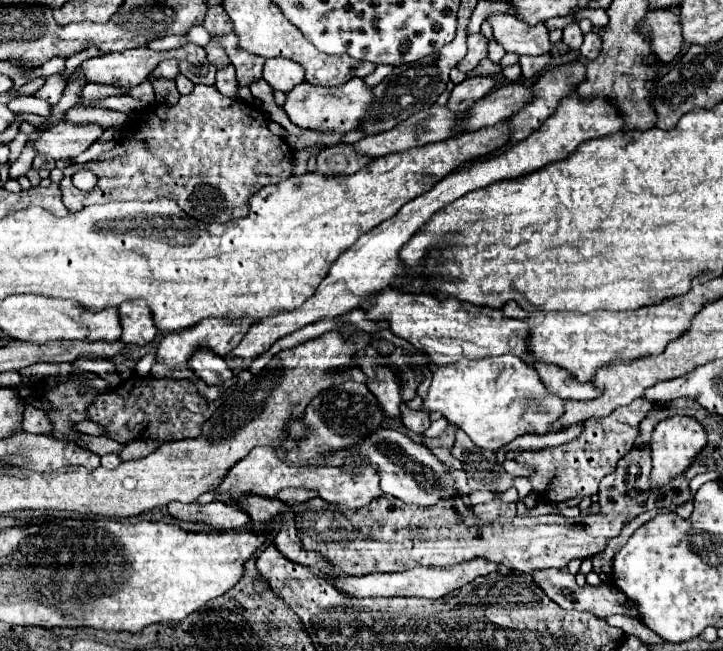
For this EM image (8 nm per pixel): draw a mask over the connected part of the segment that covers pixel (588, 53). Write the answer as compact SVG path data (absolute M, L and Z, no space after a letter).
M584 33L584 43L580 47L580 53L582 57L586 59L596 59L602 51L602 37L598 33Z

